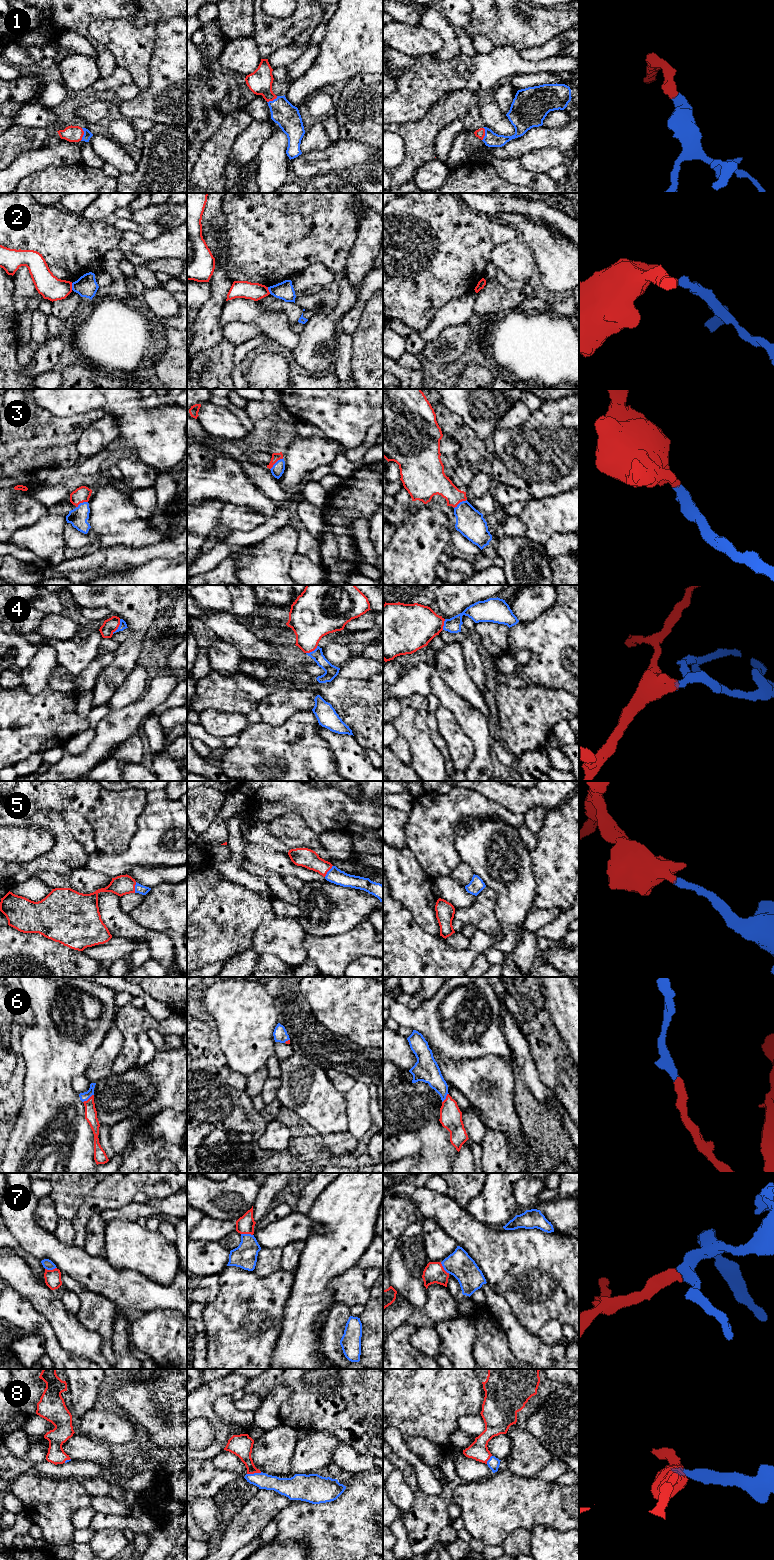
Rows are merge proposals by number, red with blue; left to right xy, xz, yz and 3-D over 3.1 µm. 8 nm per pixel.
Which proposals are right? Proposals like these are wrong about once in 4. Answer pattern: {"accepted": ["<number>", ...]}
{"accepted": ["1", "3", "4", "5", "6", "7", "8"]}

